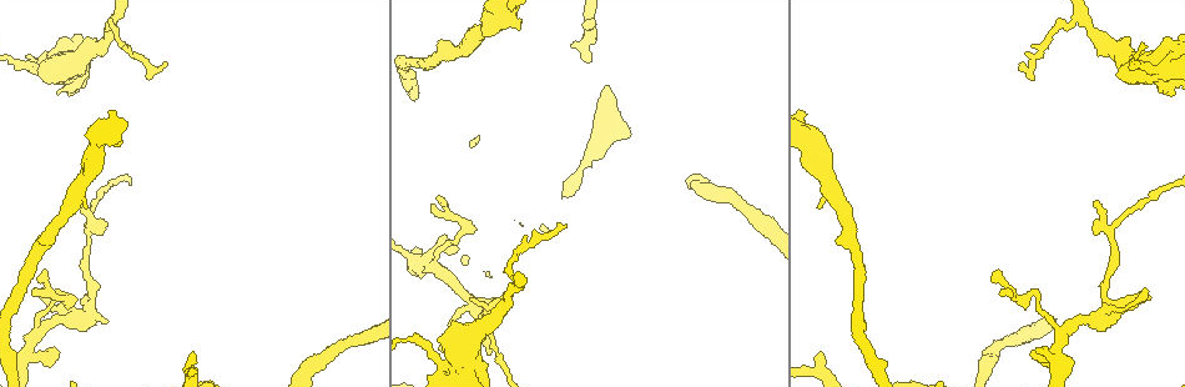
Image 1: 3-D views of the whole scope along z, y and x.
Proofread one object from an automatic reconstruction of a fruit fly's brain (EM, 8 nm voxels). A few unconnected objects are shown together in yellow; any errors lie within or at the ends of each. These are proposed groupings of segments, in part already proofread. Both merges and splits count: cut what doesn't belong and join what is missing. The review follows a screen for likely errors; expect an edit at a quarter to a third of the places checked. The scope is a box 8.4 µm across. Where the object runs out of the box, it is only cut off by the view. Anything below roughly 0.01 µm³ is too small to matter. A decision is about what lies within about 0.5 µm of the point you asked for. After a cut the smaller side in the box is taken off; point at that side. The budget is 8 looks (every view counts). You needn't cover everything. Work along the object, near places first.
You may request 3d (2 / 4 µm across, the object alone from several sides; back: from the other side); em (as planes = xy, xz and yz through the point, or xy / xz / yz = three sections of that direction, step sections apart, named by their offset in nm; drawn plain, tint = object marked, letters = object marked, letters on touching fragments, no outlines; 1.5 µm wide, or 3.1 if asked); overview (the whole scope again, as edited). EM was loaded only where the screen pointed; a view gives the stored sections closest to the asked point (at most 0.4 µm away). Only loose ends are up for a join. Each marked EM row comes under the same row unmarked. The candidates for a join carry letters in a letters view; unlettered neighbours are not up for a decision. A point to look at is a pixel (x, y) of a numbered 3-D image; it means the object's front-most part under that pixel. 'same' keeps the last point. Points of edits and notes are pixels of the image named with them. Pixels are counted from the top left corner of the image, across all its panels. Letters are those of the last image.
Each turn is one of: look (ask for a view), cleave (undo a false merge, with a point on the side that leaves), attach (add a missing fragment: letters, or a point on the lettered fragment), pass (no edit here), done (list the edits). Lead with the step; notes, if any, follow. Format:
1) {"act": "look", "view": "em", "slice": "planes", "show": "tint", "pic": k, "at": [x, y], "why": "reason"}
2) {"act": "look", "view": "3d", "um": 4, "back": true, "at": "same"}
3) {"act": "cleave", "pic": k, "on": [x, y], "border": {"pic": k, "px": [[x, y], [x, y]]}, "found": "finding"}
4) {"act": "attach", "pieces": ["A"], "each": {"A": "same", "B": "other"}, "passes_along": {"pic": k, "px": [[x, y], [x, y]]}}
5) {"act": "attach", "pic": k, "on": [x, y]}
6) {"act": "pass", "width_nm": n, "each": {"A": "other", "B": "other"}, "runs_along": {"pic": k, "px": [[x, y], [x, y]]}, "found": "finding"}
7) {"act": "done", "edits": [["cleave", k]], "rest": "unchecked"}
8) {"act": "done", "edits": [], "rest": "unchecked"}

{"act": "look", "view": "3d", "um": 4, "pic": 1, "at": [510, 288], "why": "thick turns thin"}

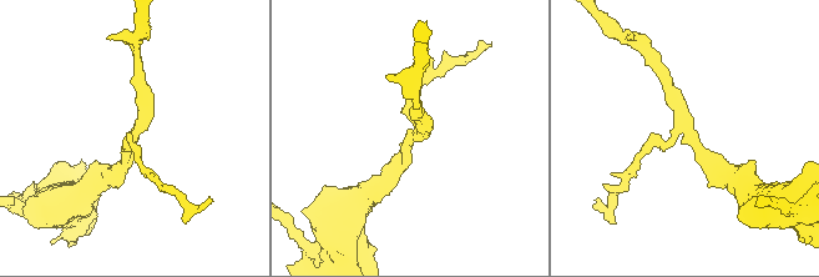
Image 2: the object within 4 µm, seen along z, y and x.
{"act": "look", "view": "em", "slice": "planes", "show": "tint", "pic": 2, "at": [133, 139]}

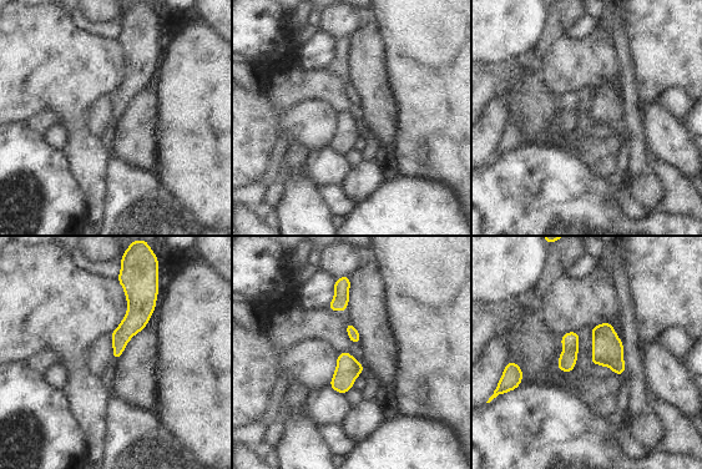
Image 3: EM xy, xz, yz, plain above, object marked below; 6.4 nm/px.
{"act": "look", "view": "em", "slice": "planes", "show": "letters", "at": "same"}

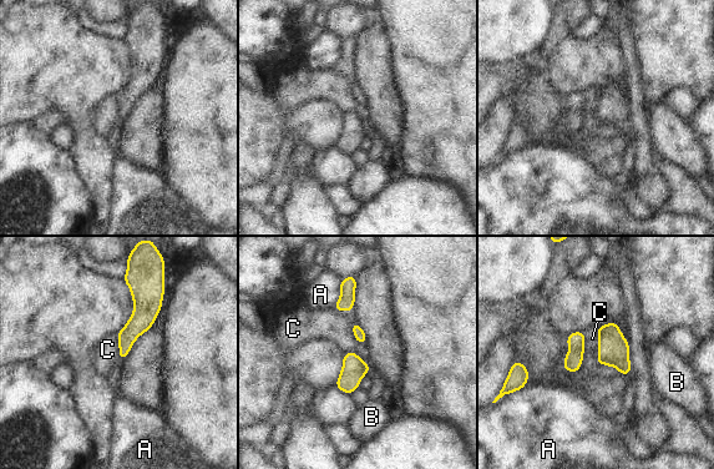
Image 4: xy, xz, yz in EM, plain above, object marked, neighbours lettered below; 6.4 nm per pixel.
{"act": "pass", "each": {"A": "other", "B": "other", "C": "other"}, "border": {"pic": 4, "px": [[116, 333], [118, 357]]}, "found": "continuous, no second cell"}

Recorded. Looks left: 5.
{"act": "look", "view": "em", "slice": "planes", "show": "letters", "pic": 1, "at": [1093, 204], "why": "tapers out"}

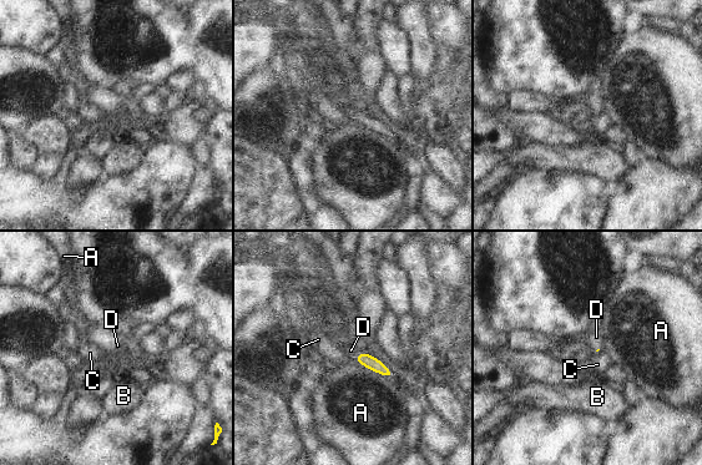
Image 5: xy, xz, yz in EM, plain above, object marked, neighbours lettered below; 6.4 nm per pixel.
{"act": "attach", "pieces": ["D"], "each": {"A": "other", "B": "other", "C": "other", "D": "same"}, "found": "the cell continues"}

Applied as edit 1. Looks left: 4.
{"act": "done", "edits": [["attach", 5]], "rest": "unchecked"}

